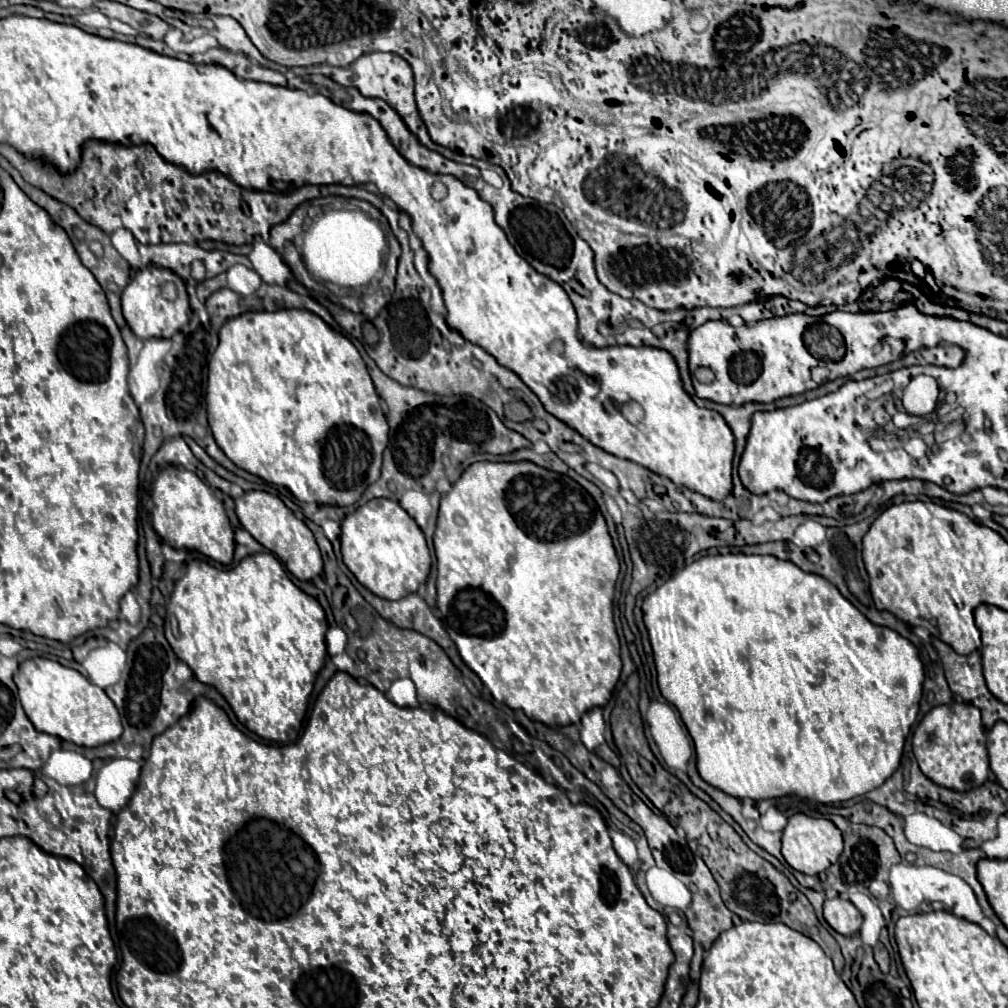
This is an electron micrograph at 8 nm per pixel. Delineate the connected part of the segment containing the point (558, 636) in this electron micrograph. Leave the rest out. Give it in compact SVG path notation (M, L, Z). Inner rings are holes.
M476 462L472 464L460 480L452 486L448 494L440 500L440 514L438 514L438 526L434 532L434 548L436 548L436 560L438 560L438 610L442 614L442 624L450 638L454 640L462 660L480 676L482 684L490 690L494 700L504 702L506 706L514 710L524 710L526 716L534 722L540 722L544 726L568 726L578 724L582 714L604 706L618 682L622 662L620 662L620 642L616 638L616 626L614 626L614 614L612 614L612 598L614 598L614 584L618 580L620 564L616 550L612 546L612 538L608 534L604 516L600 514L594 498L572 478L544 470L532 462ZM516 560L524 560L524 568L516 566ZM514 576L524 576L536 580L532 588L512 588Z

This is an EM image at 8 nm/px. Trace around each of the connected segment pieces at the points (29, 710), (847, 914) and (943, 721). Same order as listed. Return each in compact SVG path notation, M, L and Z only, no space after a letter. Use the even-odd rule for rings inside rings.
M30 658L14 674L18 696L28 720L38 732L60 736L76 746L102 746L122 736L120 714L106 692L94 686L78 670L66 668L48 658Z
M832 898L824 902L824 920L842 936L854 936L862 926L862 914L844 898Z
M957 703L957 706L946 704L932 708L916 726L912 746L920 770L934 784L952 788L956 792L968 792L988 780L990 760L986 750L986 730L976 706Z

